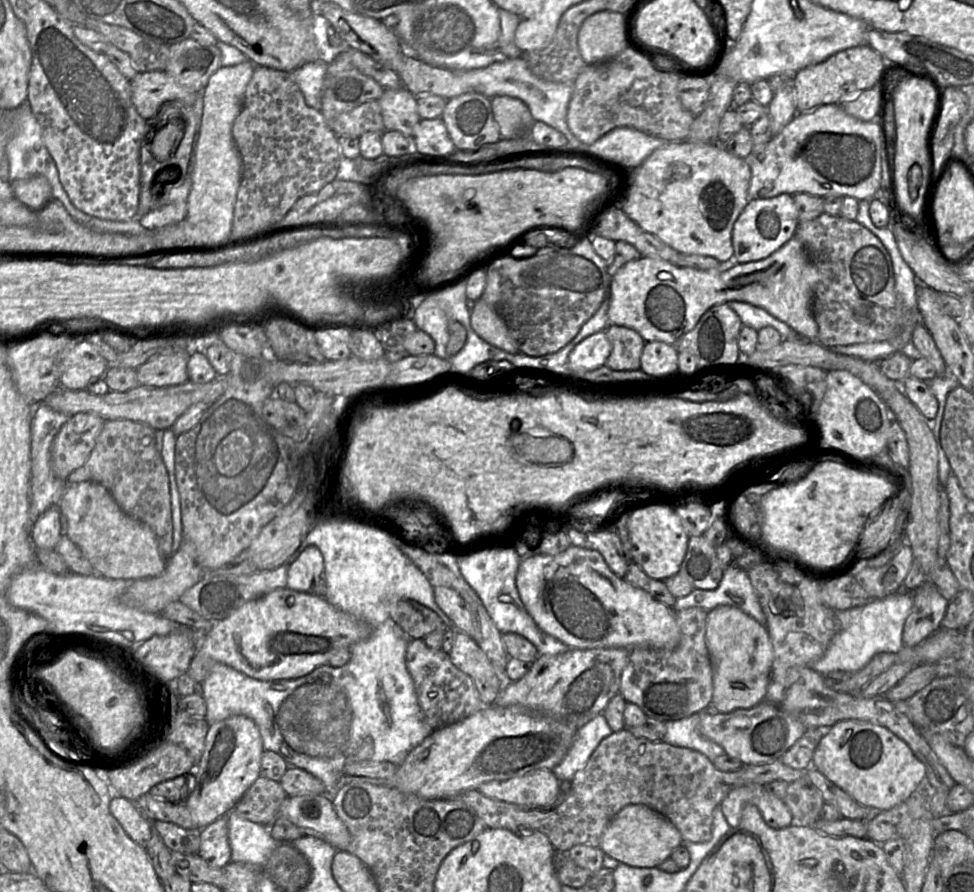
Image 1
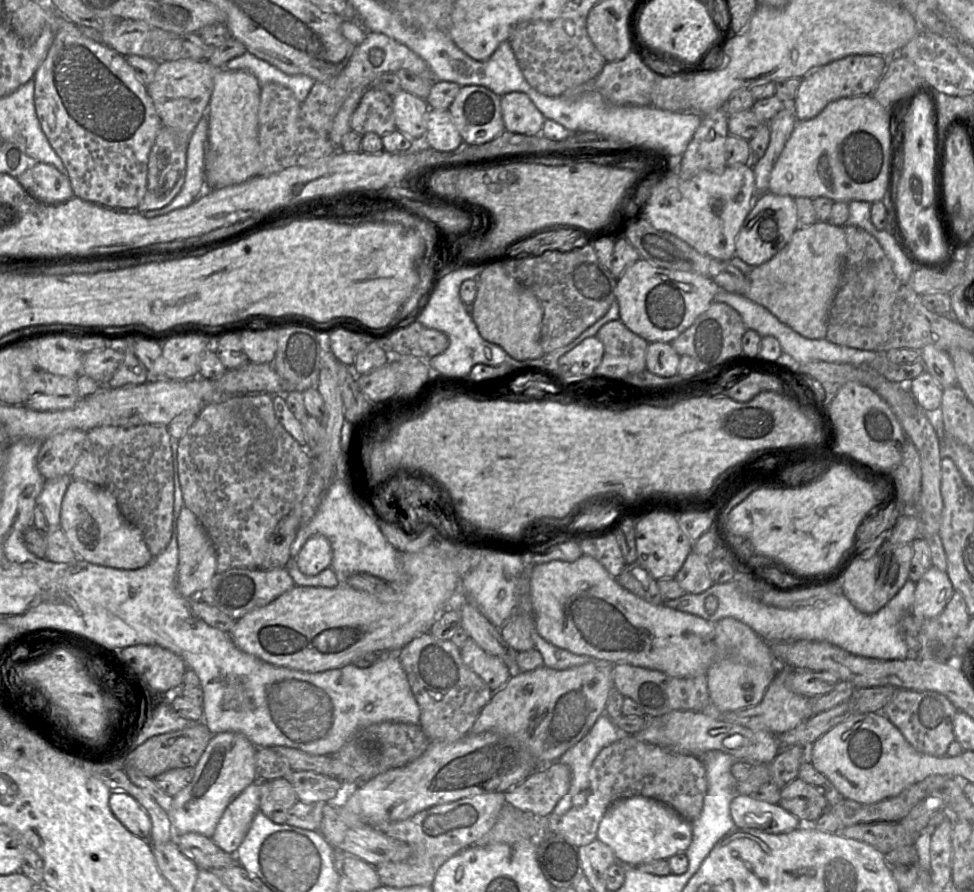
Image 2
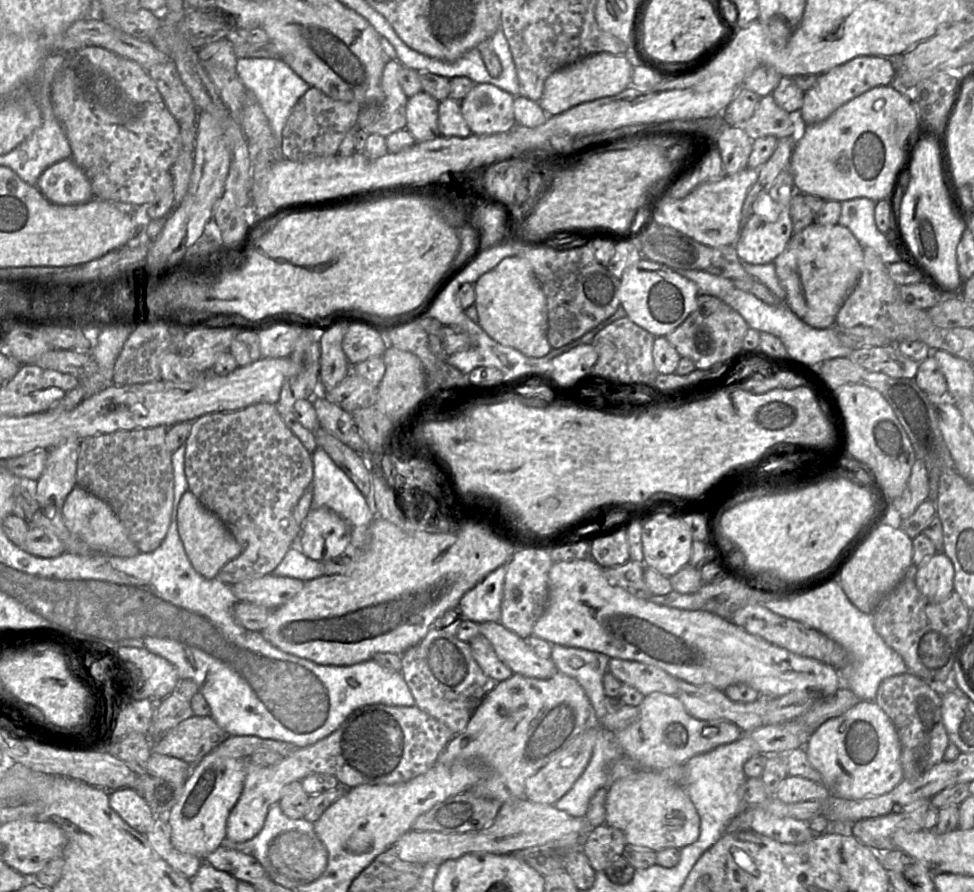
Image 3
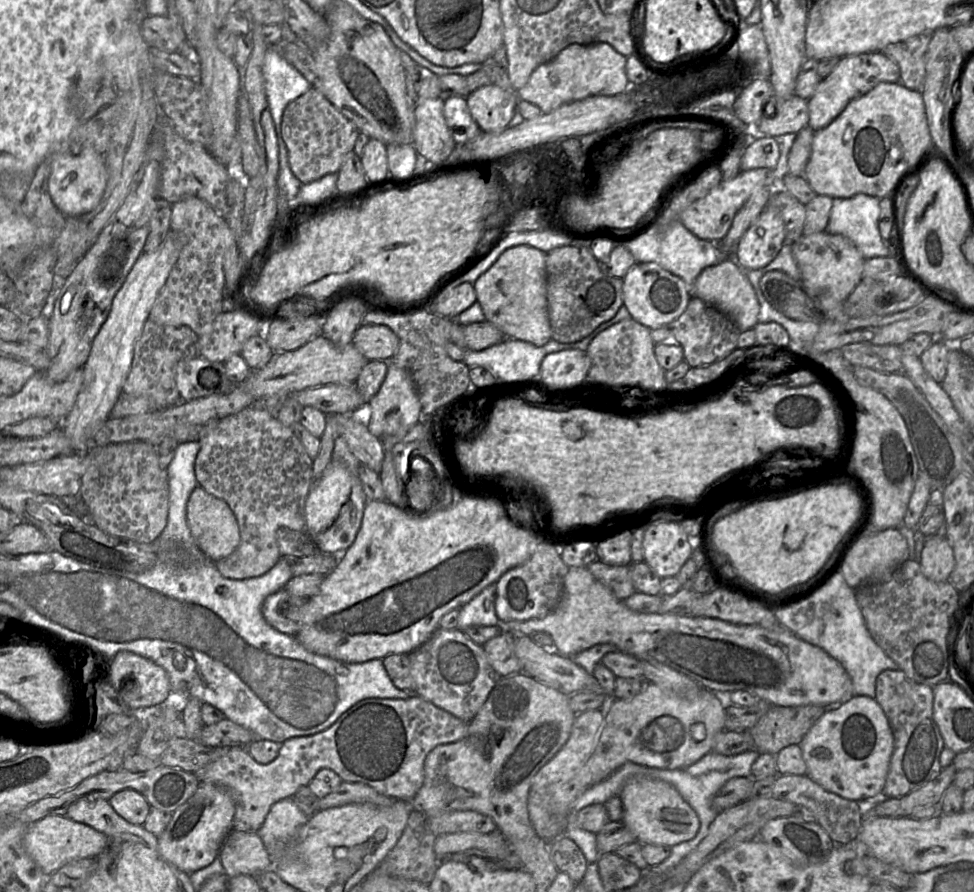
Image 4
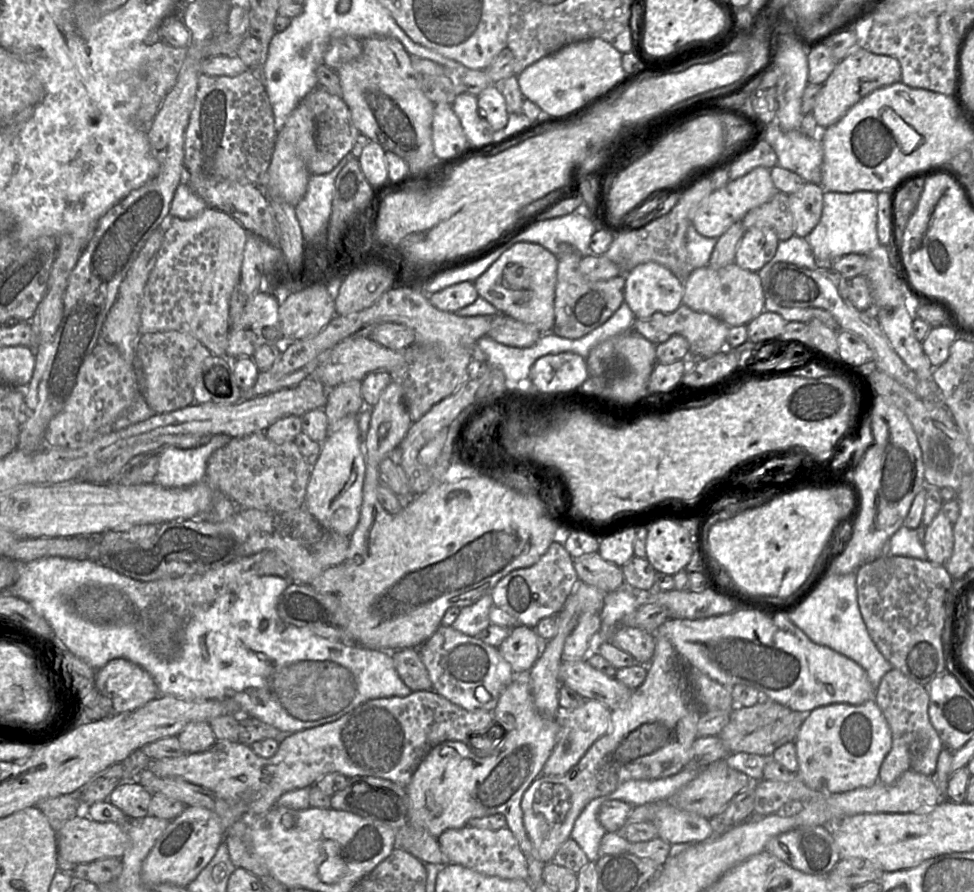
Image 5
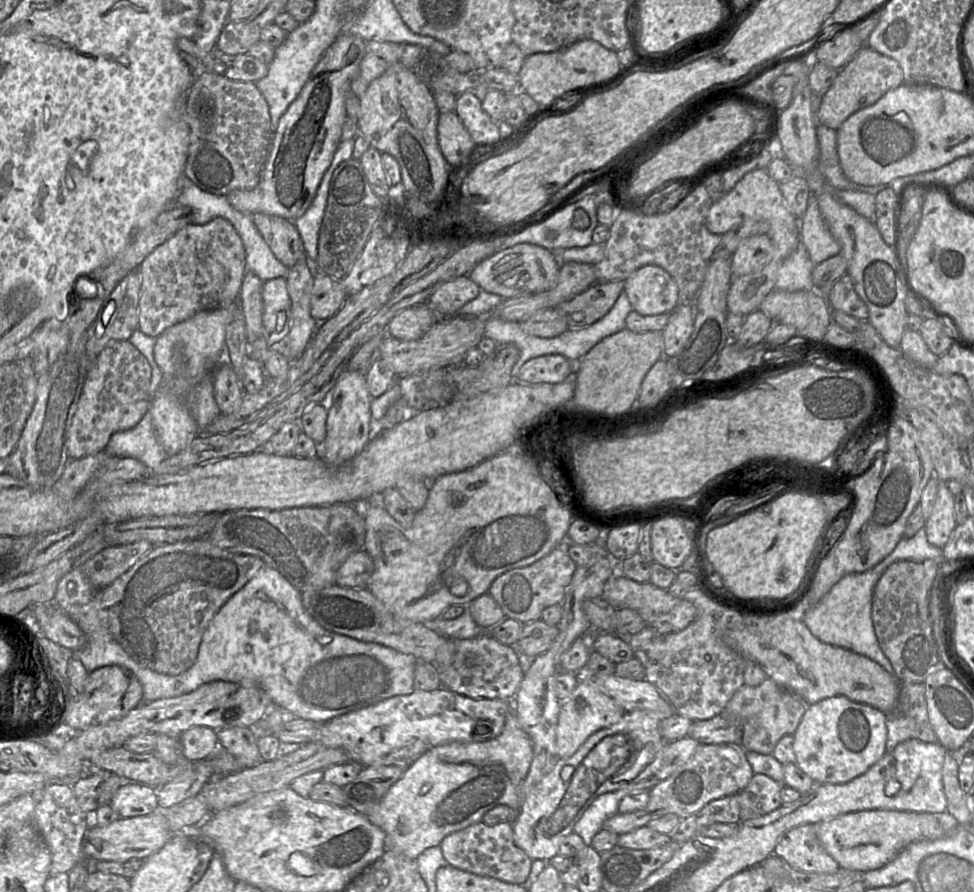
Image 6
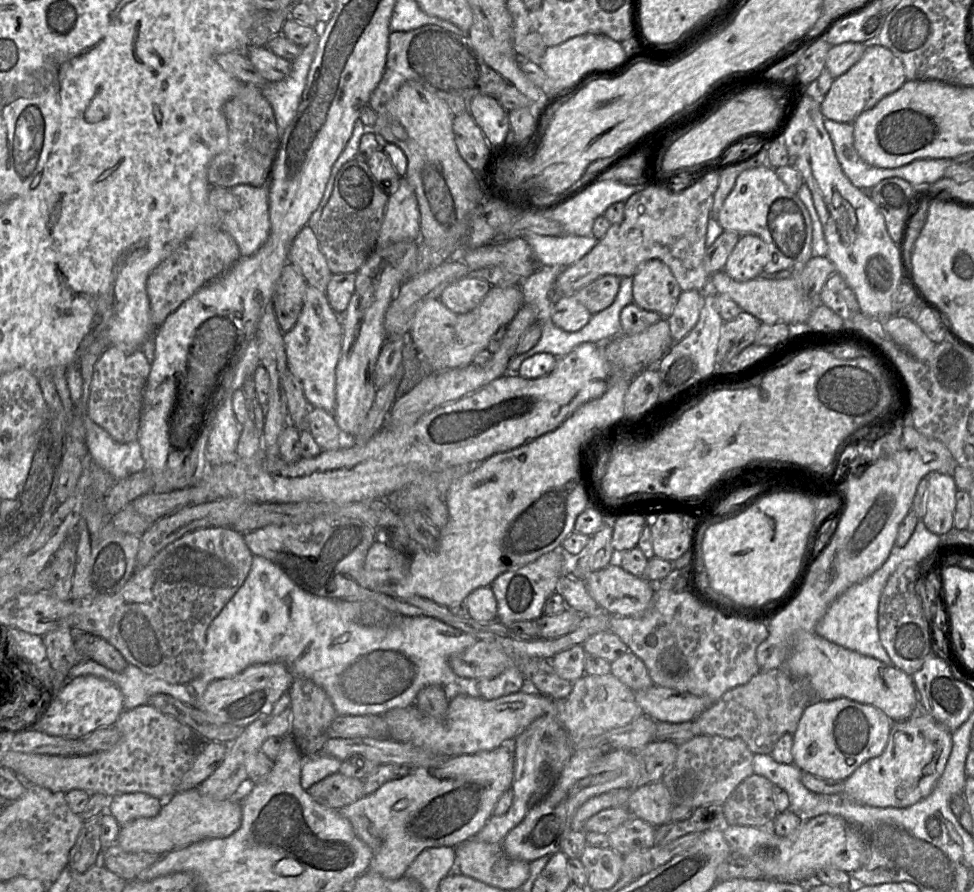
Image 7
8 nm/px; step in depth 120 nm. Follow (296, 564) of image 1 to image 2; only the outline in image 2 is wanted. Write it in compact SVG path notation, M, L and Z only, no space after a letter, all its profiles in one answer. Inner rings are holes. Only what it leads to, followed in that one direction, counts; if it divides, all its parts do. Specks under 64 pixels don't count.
M322 534L312 535L295 557L299 570L306 575L317 575L329 567L332 561L332 548Z

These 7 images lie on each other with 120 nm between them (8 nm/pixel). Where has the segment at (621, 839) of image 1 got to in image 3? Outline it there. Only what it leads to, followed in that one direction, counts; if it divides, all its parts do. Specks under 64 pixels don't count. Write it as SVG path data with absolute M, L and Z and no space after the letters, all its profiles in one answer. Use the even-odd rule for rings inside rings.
M644 769L621 778L608 787L605 800L605 824L620 829L629 846L657 852L666 848L681 849L699 836L700 818L685 789L670 782L656 770Z

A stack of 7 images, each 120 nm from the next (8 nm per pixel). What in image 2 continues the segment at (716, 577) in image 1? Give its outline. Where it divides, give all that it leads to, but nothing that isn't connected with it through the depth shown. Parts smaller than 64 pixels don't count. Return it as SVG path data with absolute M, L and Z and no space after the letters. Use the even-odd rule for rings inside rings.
M694 550L687 556L674 579L685 593L699 594L714 585L708 569L710 559L702 558Z

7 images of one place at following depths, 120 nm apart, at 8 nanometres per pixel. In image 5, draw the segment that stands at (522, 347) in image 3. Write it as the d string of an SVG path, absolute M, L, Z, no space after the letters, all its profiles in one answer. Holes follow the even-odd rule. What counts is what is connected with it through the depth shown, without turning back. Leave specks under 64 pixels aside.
M518 242L503 252L473 283L478 296L492 304L498 313L535 325L541 334L552 331L558 260L536 243Z

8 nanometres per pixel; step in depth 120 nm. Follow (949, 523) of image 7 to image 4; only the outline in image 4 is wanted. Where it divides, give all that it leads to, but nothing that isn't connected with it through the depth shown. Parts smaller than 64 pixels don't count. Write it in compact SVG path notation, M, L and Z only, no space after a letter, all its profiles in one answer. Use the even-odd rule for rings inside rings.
M926 536L920 566L923 574L928 579L935 582L948 581L955 567L955 559L953 549L946 536Z

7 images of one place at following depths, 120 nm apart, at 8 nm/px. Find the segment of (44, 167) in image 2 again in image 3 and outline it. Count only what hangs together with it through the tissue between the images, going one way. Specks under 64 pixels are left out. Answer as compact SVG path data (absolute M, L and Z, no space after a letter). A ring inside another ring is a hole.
M72 158L46 168L36 187L49 201L58 205L79 204L94 198L89 178Z

